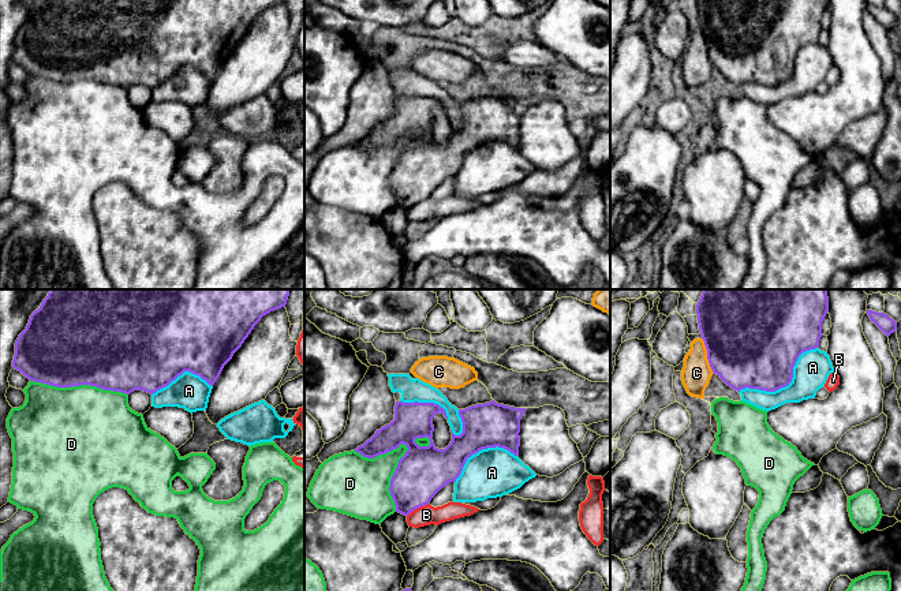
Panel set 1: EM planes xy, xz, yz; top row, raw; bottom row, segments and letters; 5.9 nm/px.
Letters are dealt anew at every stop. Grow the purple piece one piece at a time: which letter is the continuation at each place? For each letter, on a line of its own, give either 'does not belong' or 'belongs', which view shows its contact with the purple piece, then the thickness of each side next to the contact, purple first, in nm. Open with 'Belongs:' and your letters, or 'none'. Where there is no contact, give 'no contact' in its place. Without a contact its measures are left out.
Belongs: none
A: does not belong | yz | 440/200 nm
B: does not belong | xz | 300/120 nm
C: does not belong | yz | 500/180 nm
D: does not belong | xz | 300/220 nm

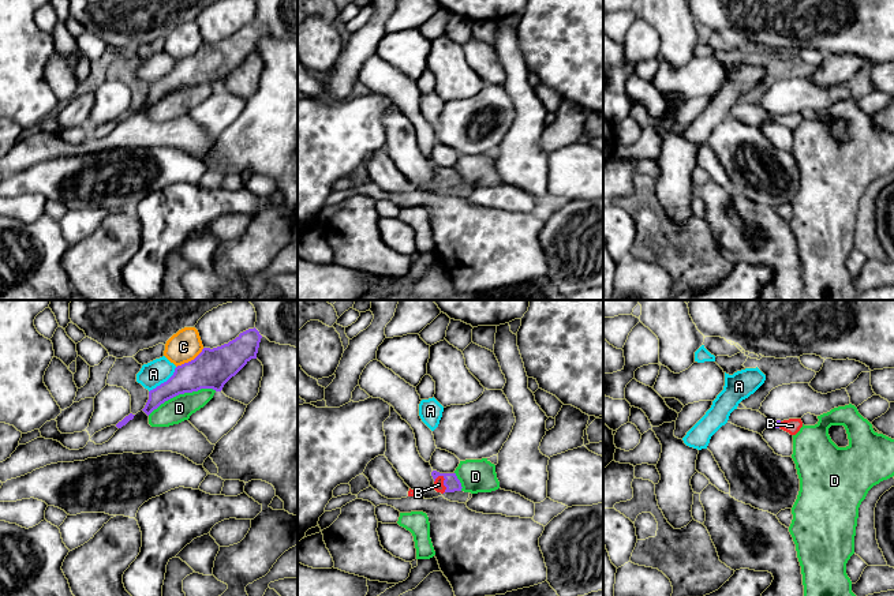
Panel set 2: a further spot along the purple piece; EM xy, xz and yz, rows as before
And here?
Belongs: B
A: does not belong | xy | 200/150 nm
B: belongs | xz | 90/60 nm
C: does not belong | xy | 240/190 nm
D: does not belong | xy | 240/150 nm

